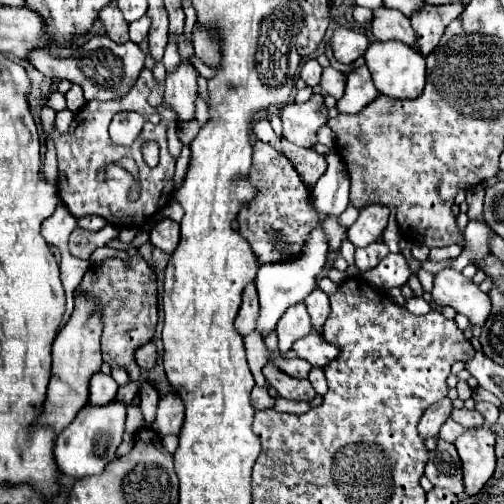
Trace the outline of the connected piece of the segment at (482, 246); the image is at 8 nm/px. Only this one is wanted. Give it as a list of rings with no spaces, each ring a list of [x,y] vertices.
[[[470,221],[464,235],[466,235],[466,243],[468,243],[468,249],[462,251],[454,263],[450,263],[452,269],[458,269],[462,271],[472,259],[482,259],[490,247],[488,247],[488,235],[490,235],[490,227],[484,223],[484,221]]]

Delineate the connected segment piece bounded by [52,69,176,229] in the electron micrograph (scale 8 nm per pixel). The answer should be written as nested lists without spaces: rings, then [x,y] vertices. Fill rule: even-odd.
[[[144,69],[140,73],[136,85],[122,99],[116,99],[116,101],[90,101],[74,115],[70,131],[66,135],[60,135],[58,131],[52,133],[56,153],[58,153],[58,181],[56,181],[58,197],[62,199],[62,203],[68,207],[68,211],[76,219],[94,213],[94,215],[104,217],[116,229],[120,229],[120,225],[122,227],[142,227],[156,211],[160,211],[164,191],[174,189],[172,187],[172,175],[174,175],[176,161],[168,153],[166,125],[168,125],[168,121],[174,121],[176,115],[174,115],[174,111],[170,111],[164,105],[152,107],[148,103],[148,95],[150,95],[152,87],[154,87],[152,71]],[[118,111],[136,111],[140,115],[158,113],[160,123],[152,125],[152,123],[146,121],[140,135],[136,137],[136,141],[132,145],[128,145],[128,147],[116,145],[116,143],[112,143],[112,139],[108,135],[108,125],[110,125],[112,117]],[[146,141],[156,141],[160,145],[160,163],[156,167],[148,167],[146,161],[142,159],[142,143],[146,143]],[[122,157],[132,157],[136,161],[136,165],[138,165],[138,173],[140,173],[140,181],[142,181],[142,195],[140,195],[138,201],[128,199],[128,191],[130,191],[130,187],[134,183],[134,177],[120,165]],[[96,171],[104,171],[106,179],[98,181]]]

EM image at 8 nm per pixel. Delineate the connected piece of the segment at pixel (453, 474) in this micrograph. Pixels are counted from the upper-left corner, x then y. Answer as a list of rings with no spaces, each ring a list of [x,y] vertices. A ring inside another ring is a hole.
[[[438,439],[438,447],[430,451],[428,463],[426,463],[426,477],[434,487],[450,489],[454,495],[464,495],[462,485],[462,465],[460,457],[456,453],[454,443],[448,443],[444,439]]]

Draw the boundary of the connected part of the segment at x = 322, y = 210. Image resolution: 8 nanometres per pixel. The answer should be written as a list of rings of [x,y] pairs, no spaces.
[[[338,153],[326,155],[328,169],[318,179],[316,187],[312,189],[312,199],[320,223],[330,215],[340,215],[348,207],[348,191],[350,191],[350,177],[346,175],[346,167]]]

